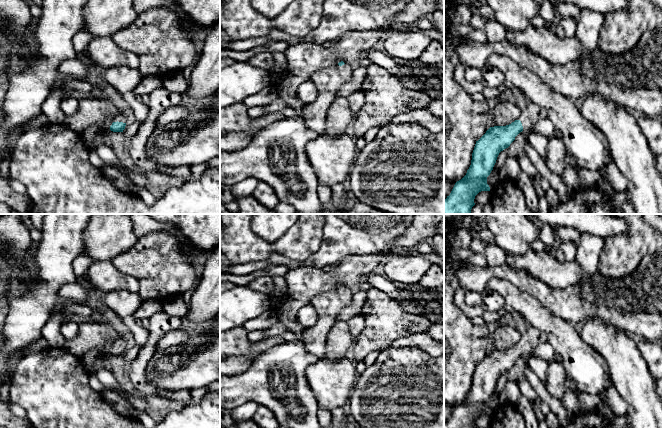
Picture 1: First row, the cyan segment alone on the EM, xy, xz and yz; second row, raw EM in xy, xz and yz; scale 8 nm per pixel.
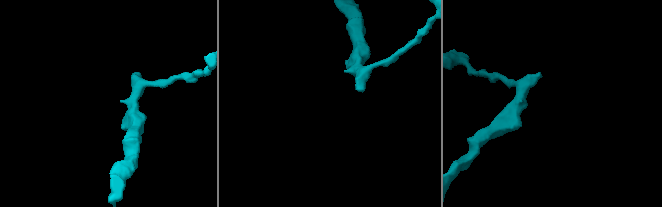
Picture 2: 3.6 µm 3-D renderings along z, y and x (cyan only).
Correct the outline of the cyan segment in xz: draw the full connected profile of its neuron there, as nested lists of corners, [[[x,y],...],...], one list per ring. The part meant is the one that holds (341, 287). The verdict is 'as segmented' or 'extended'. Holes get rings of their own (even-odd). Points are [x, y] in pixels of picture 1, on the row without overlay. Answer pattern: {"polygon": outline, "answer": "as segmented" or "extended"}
{"polygon": [[[343,285],[311,298],[310,304],[316,309],[319,319],[301,334],[301,341],[309,353],[318,358],[324,356],[329,330],[336,323],[340,311],[351,304],[352,298],[351,290]]], "answer": "extended"}

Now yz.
{"polygon": [[[531,325],[511,348],[490,351],[476,365],[466,399],[455,407],[444,428],[475,428],[474,423],[479,416],[490,415],[487,401],[499,377],[508,372],[520,356],[529,357],[540,344],[547,341],[546,334]]], "answer": "extended"}

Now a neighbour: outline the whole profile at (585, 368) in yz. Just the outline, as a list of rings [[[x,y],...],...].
[[[499,278],[489,279],[486,288],[497,292],[513,311],[545,333],[562,358],[567,377],[580,392],[603,399],[610,374],[606,361],[580,336],[579,328],[553,316],[537,299]]]

